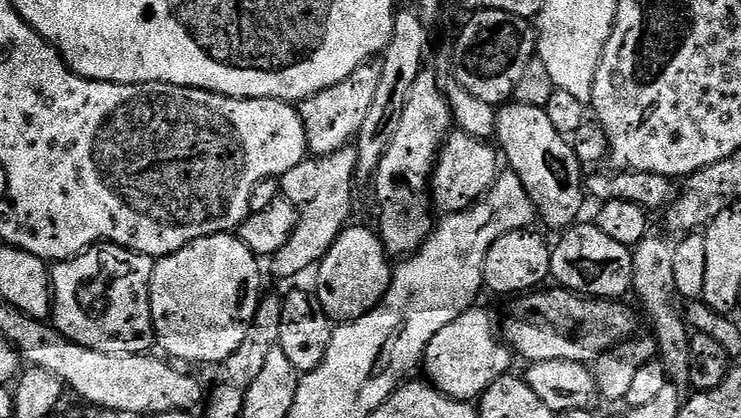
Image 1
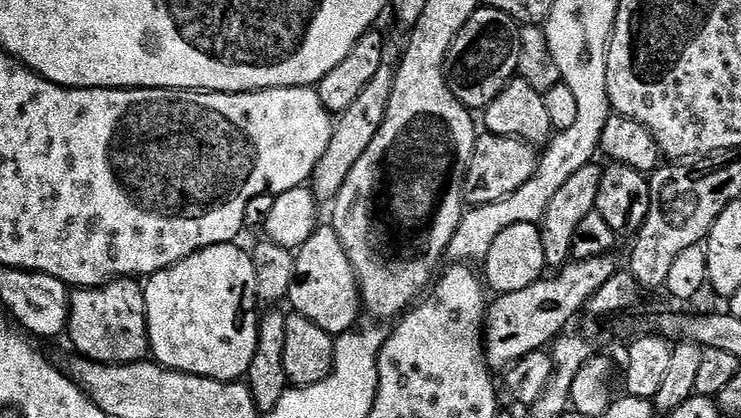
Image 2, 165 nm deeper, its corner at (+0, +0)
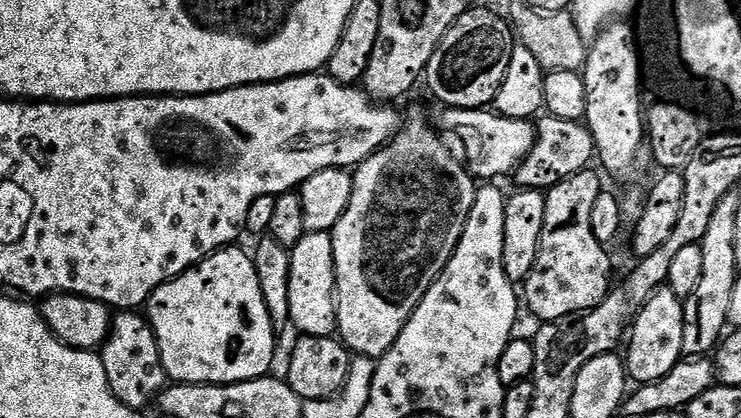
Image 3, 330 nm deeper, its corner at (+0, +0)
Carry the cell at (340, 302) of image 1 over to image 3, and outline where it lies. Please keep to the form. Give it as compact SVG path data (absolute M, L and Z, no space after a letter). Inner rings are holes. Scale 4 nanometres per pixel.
M308 232L290 250L290 286L288 287L288 319L291 327L297 328L297 333L306 336L330 336L336 332L336 267L334 266L334 252L332 250L332 237L326 232Z

